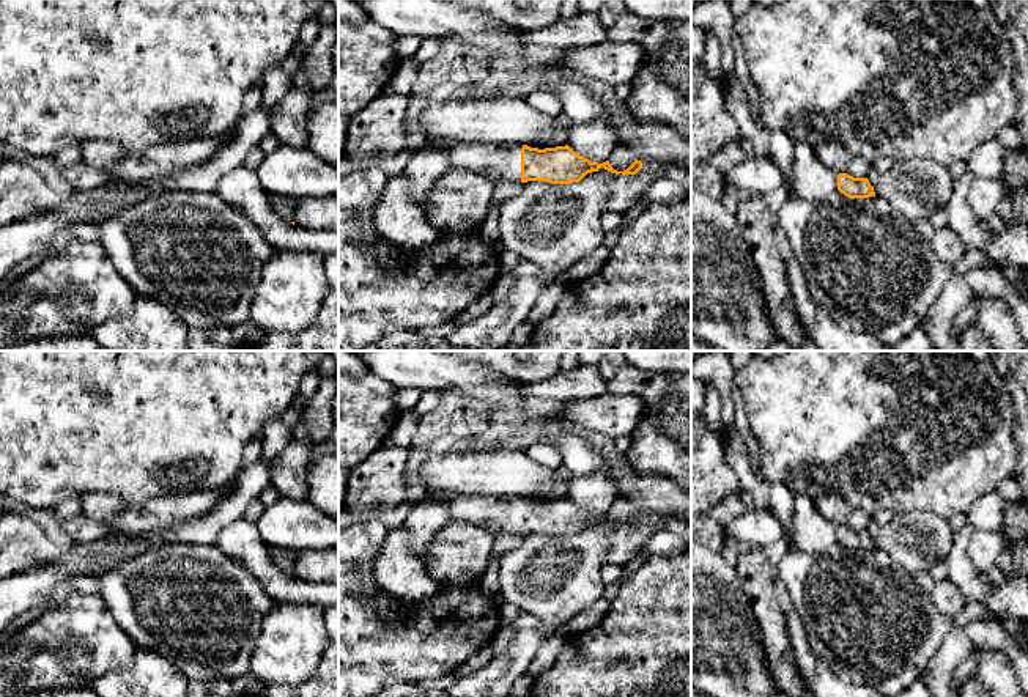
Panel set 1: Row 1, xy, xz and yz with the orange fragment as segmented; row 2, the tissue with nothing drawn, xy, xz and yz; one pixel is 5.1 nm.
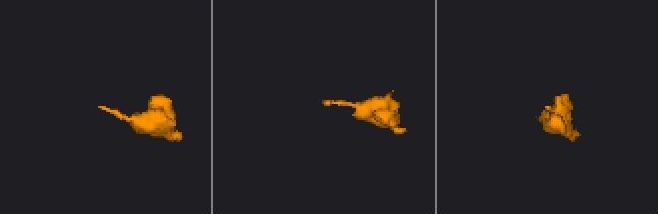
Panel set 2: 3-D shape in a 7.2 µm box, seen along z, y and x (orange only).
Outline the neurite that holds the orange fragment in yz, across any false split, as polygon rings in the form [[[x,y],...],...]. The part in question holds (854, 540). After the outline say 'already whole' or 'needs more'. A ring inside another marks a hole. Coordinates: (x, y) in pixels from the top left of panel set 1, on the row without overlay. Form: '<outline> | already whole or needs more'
[[[847,526],[838,527],[838,543],[849,551],[875,549],[874,540],[867,530],[853,530]]] | already whole

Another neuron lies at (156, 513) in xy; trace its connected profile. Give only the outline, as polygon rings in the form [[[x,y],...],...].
[[[231,481],[209,491],[167,492],[142,503],[123,503],[121,513],[113,521],[113,530],[139,537],[205,516],[230,485]]]

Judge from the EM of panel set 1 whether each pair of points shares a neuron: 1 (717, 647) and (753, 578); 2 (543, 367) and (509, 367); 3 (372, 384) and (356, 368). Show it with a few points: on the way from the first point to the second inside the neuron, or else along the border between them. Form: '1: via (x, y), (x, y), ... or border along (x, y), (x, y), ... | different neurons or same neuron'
1: border along (732, 565), (759, 628) | different neurons
2: via (536, 367), (517, 367) | same neuron
3: border along (369, 370), (354, 376) | different neurons

